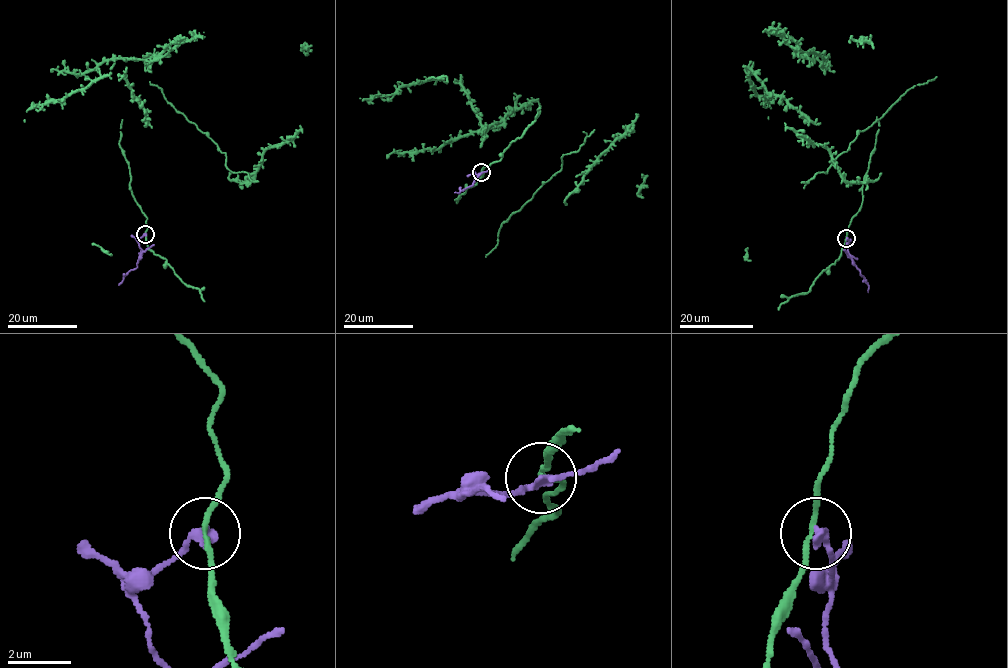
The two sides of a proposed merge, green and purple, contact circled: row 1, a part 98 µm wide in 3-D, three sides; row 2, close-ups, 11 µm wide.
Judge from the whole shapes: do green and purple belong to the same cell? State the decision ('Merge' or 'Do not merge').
Do not merge

